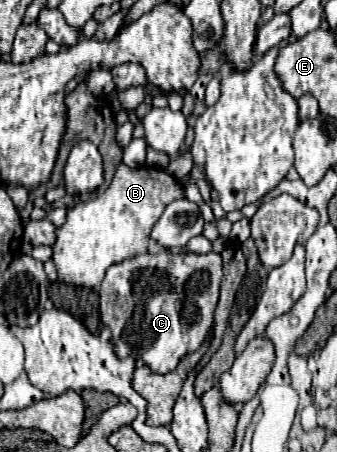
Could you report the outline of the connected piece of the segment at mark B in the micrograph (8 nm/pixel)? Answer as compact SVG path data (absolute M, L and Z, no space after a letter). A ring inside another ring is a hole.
M120 164L112 184L86 202L72 206L68 210L66 224L56 230L58 240L54 244L52 260L58 268L58 276L72 286L98 289L104 280L104 272L112 264L148 252L152 226L158 222L164 208L182 196L182 184L166 170L148 166L130 168Z

